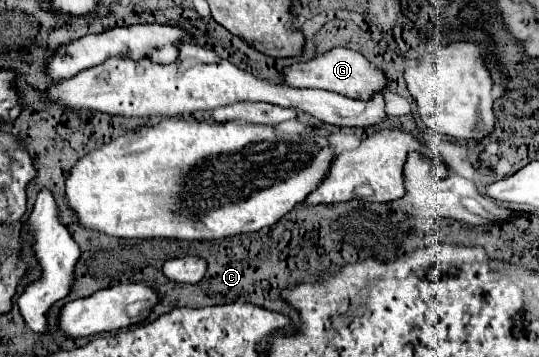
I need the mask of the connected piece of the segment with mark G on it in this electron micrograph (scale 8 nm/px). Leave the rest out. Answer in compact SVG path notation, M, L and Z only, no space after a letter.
M335 48L309 62L295 62L287 66L285 84L297 86L297 88L321 88L321 90L343 94L347 98L355 98L355 100L371 100L375 94L383 94L389 80L383 74L383 70L371 66L363 54L355 50L347 50L347 48Z

